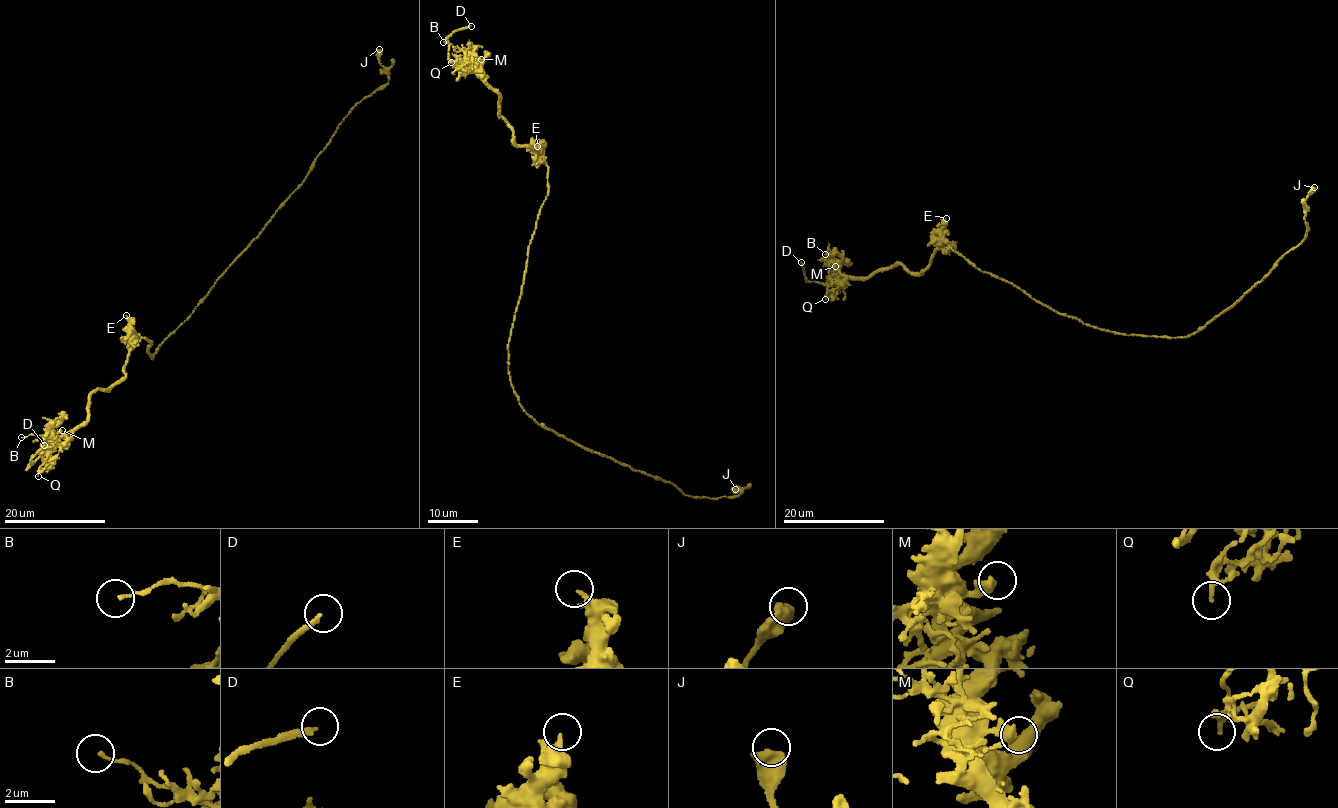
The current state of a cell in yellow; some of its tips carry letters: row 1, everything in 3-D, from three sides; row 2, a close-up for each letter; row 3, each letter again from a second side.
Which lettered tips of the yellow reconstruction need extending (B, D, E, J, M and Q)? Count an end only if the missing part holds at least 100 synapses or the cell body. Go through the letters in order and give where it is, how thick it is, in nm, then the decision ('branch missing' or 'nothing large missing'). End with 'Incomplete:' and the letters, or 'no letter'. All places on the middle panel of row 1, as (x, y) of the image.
B: at (443, 42); 120 nm thick; nothing large missing
D: at (471, 26); 190 nm thick; branch missing
E: at (537, 146); 260 nm thick; nothing large missing
J: at (735, 489); 700 nm thick; nothing large missing
M: at (481, 59); 420 nm thick; nothing large missing
Q: at (451, 62); 180 nm thick; nothing large missing
Incomplete: D

